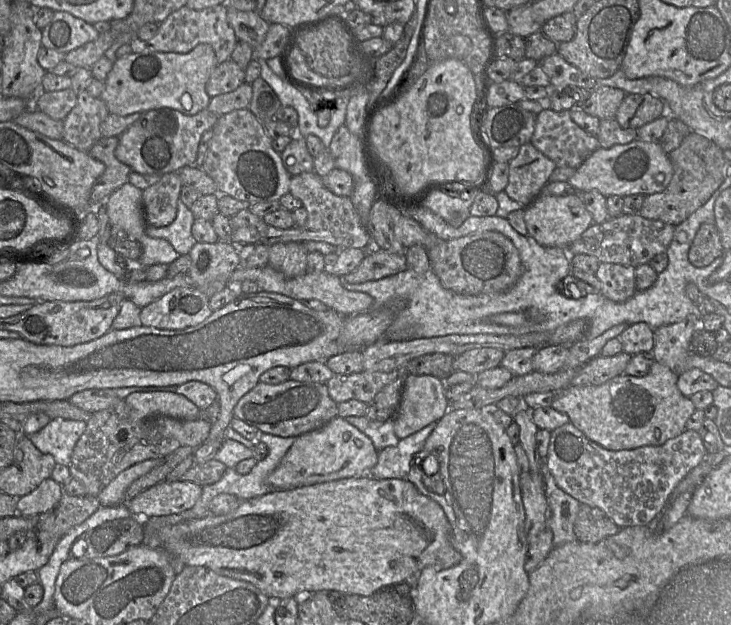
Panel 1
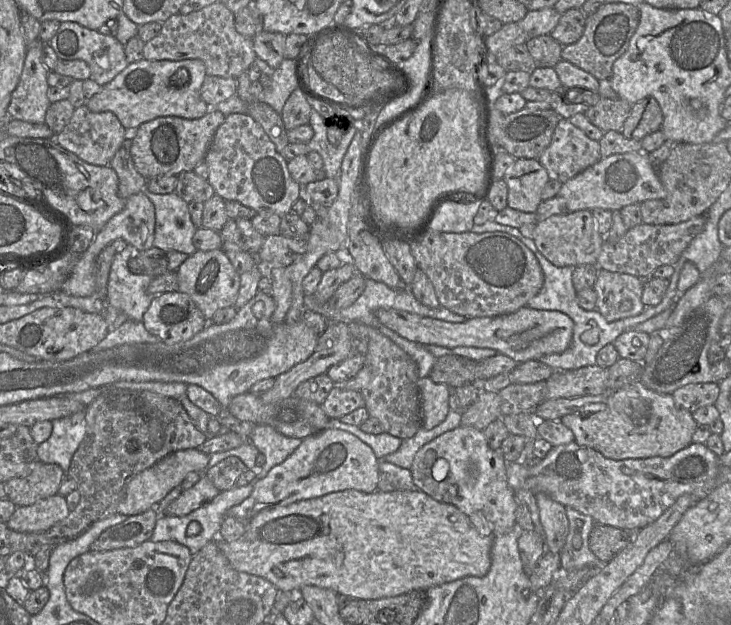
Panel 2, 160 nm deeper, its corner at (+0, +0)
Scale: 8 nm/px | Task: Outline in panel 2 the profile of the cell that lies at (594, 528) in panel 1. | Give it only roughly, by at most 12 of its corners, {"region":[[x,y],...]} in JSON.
{"region":[[595,523],[589,548],[607,564],[632,540],[630,531]]}

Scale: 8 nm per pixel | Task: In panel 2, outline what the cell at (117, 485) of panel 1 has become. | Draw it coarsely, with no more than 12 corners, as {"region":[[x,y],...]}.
{"region":[[180,450],[136,474],[117,512],[157,507],[210,456]]}

